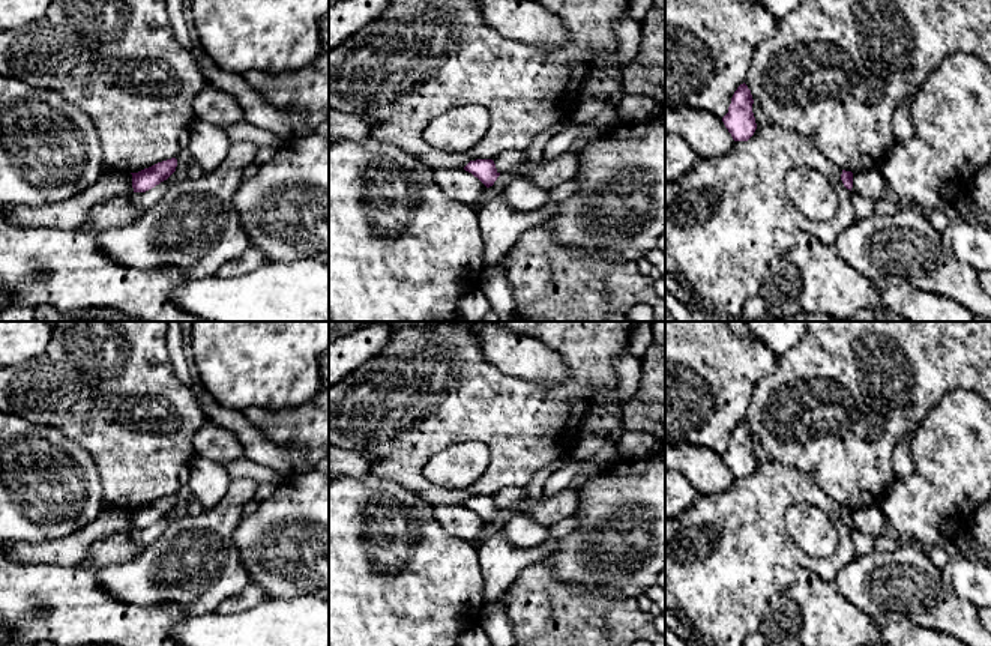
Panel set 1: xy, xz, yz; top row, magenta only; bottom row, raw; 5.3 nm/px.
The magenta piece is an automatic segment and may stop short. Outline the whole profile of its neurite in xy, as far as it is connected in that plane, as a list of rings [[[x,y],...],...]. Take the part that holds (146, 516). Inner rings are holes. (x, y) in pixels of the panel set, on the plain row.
[[[171,494],[138,509],[131,509],[134,529],[146,529],[155,524],[161,518],[167,517],[176,508],[176,503],[177,496]]]

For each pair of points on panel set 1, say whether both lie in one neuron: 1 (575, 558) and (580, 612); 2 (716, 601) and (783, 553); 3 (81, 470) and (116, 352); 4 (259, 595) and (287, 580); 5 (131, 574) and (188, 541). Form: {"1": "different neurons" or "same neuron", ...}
{"1": "different neurons", "2": "same neuron", "3": "different neurons", "4": "different neurons", "5": "same neuron"}

